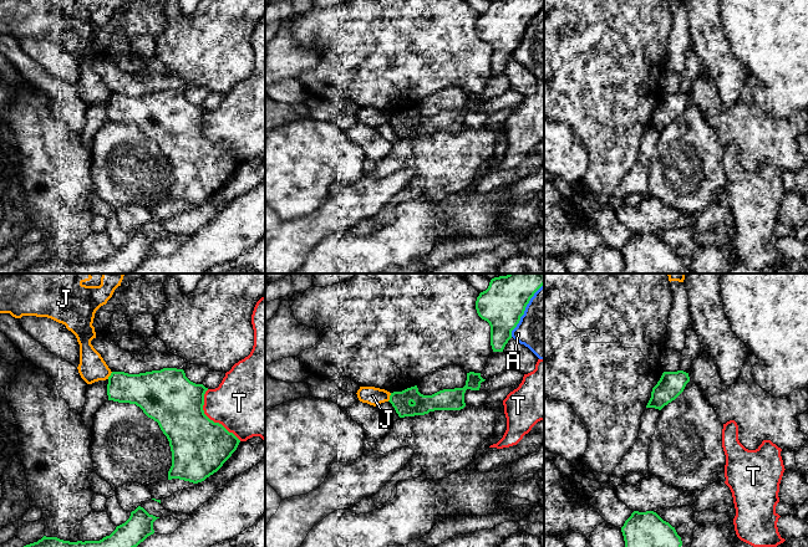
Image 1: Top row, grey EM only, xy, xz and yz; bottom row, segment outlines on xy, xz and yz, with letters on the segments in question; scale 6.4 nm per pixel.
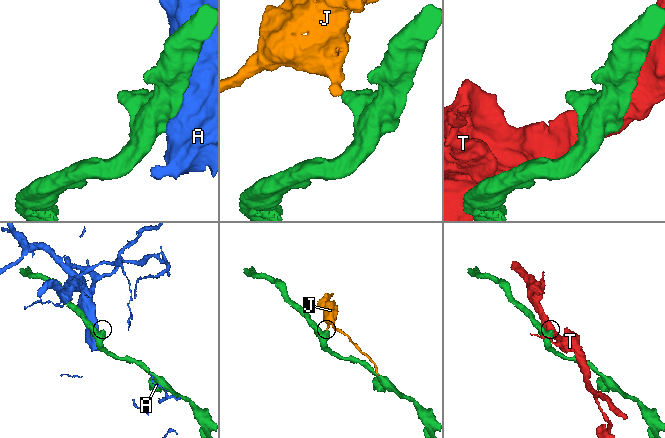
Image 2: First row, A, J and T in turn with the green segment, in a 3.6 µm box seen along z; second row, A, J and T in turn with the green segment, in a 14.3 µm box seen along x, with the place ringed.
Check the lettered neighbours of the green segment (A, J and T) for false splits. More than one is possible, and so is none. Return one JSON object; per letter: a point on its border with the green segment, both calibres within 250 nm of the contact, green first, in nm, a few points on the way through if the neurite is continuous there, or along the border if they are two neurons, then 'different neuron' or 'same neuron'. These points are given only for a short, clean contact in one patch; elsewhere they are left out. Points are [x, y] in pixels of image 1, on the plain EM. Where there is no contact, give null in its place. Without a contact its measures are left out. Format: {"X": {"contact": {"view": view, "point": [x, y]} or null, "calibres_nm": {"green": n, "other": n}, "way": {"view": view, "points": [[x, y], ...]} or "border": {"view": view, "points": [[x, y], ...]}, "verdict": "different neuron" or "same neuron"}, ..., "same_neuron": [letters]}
{"A": {"contact": {"view": "xz", "point": [524, 31]}, "calibres_nm": {"green": 280, "other": 320}, "verdict": "different neuron"}, "J": {"contact": {"view": "xz", "point": [390, 118]}, "calibres_nm": {"green": 130, "other": 120}, "border": {"view": "xz", "points": [[391, 114], [387, 122]]}, "verdict": "different neuron"}, "T": {"contact": {"view": "xy", "point": [209, 141]}, "calibres_nm": {"green": 380, "other": 400}, "verdict": "different neuron"}, "same_neuron": []}

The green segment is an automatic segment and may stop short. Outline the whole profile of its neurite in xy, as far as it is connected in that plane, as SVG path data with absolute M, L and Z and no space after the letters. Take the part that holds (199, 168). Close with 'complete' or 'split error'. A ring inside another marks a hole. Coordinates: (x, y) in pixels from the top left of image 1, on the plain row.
M177 90L139 96L112 93L107 106L108 122L136 126L158 144L172 173L168 201L193 205L217 194L240 164L204 136L207 112Z | complete

